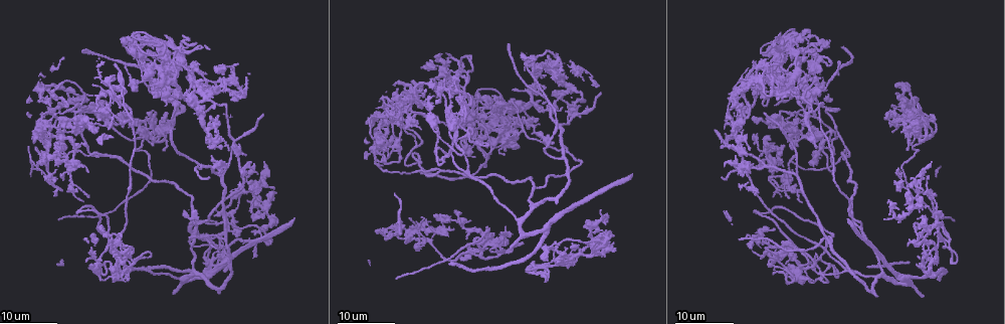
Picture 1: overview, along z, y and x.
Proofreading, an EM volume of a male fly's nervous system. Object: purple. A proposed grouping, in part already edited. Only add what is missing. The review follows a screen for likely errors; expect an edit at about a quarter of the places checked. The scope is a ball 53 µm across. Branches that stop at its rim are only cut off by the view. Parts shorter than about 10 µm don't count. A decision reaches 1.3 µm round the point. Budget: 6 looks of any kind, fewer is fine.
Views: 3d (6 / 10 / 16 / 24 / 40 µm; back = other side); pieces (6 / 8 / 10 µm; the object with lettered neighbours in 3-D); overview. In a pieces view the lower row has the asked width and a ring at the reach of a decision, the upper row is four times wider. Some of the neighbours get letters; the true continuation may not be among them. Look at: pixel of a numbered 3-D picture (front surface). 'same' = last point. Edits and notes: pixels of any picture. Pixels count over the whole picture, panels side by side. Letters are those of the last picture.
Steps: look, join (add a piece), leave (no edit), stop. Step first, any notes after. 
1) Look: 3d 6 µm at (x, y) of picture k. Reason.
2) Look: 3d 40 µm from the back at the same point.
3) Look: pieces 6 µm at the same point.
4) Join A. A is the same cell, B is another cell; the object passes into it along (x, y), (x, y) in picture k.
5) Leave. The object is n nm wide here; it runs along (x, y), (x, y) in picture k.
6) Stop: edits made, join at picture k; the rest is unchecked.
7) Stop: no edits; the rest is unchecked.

Look: 3d 16 µm at (929, 176) of picture 1. Branch stops here.

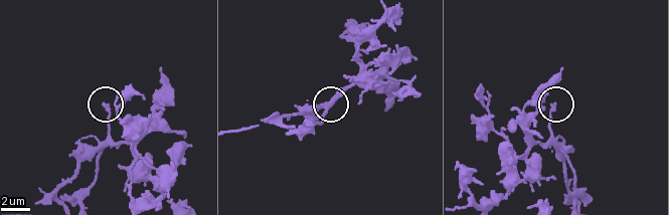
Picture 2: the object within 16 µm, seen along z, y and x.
Look: pieces 10 µm at (106, 105) of picture 2. What lies round it.

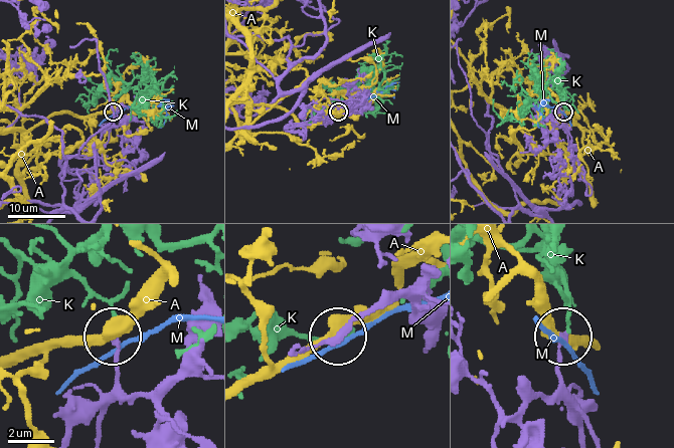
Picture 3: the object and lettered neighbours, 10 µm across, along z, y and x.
Leave. A, K and M are other cells; it runs along (593, 432), (560, 374), (563, 336) in picture 3; none of them fits.

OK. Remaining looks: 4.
Look: 3d 24 µm at (576, 247) of picture 1. An open end.

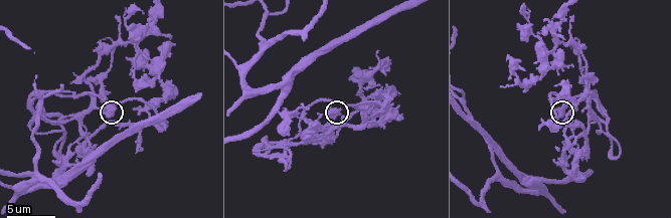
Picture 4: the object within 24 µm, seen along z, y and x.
Look: pieces 8 µm at (109, 115) of picture 4.

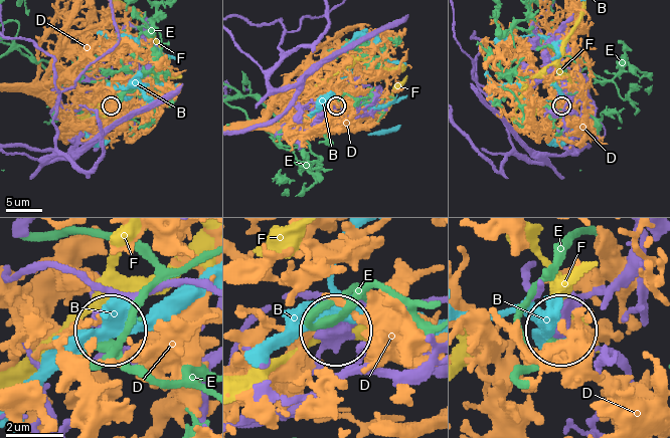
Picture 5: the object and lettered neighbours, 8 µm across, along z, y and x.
Leave. The object is 370 nm wide here; B, D, E and F are other cells; no lettered piece goes on from it.

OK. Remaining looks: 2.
Look: 3d 24 µm at (434, 216) of picture 1. An open end.

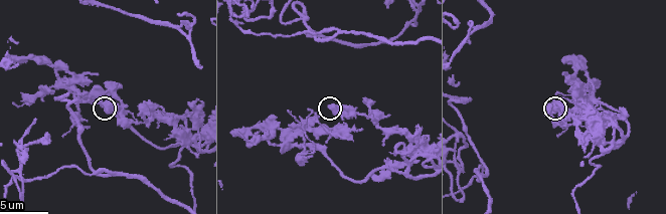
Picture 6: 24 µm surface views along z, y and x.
Look: pieces 8 µm at (102, 103) of picture 6. What lies round it.

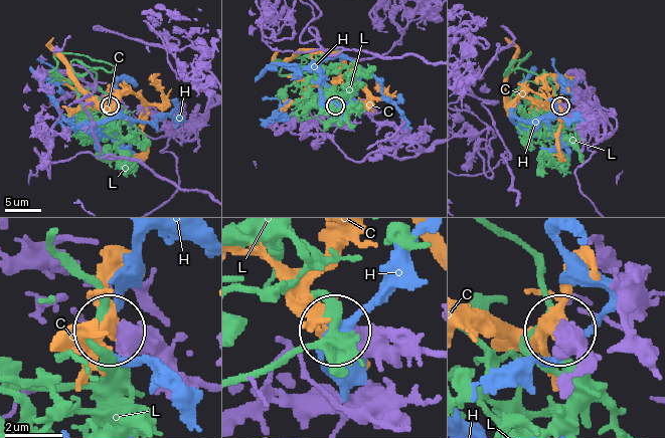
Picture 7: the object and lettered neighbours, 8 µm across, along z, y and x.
Leave. C, H and L are other cells; no lettered piece goes on from it.

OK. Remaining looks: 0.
Stop: no edits; the rest is unchecked.

